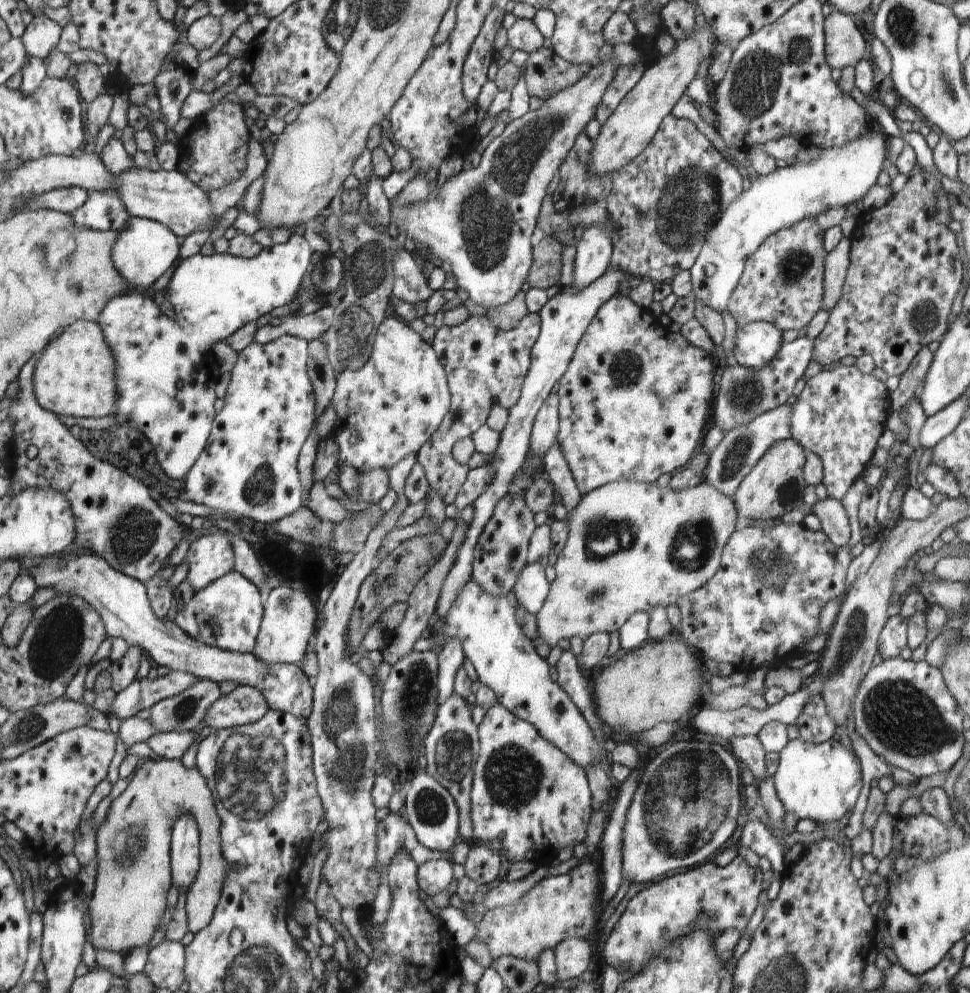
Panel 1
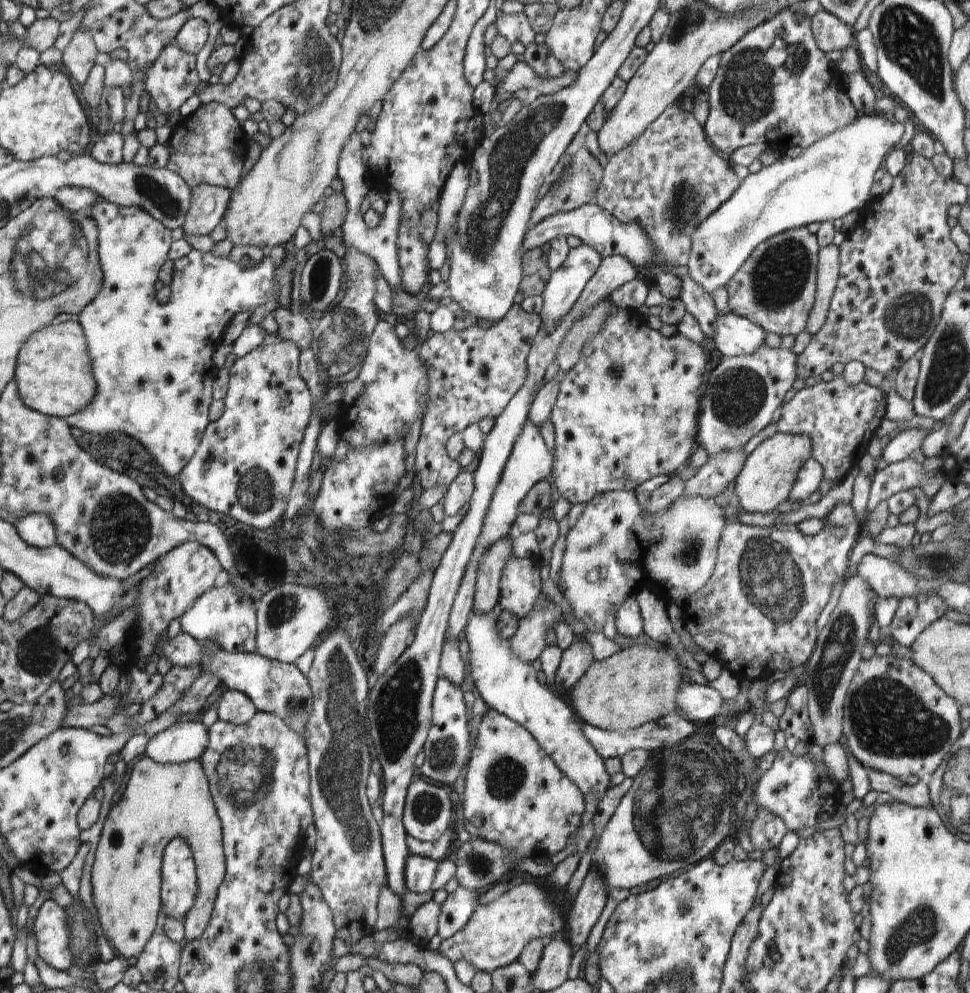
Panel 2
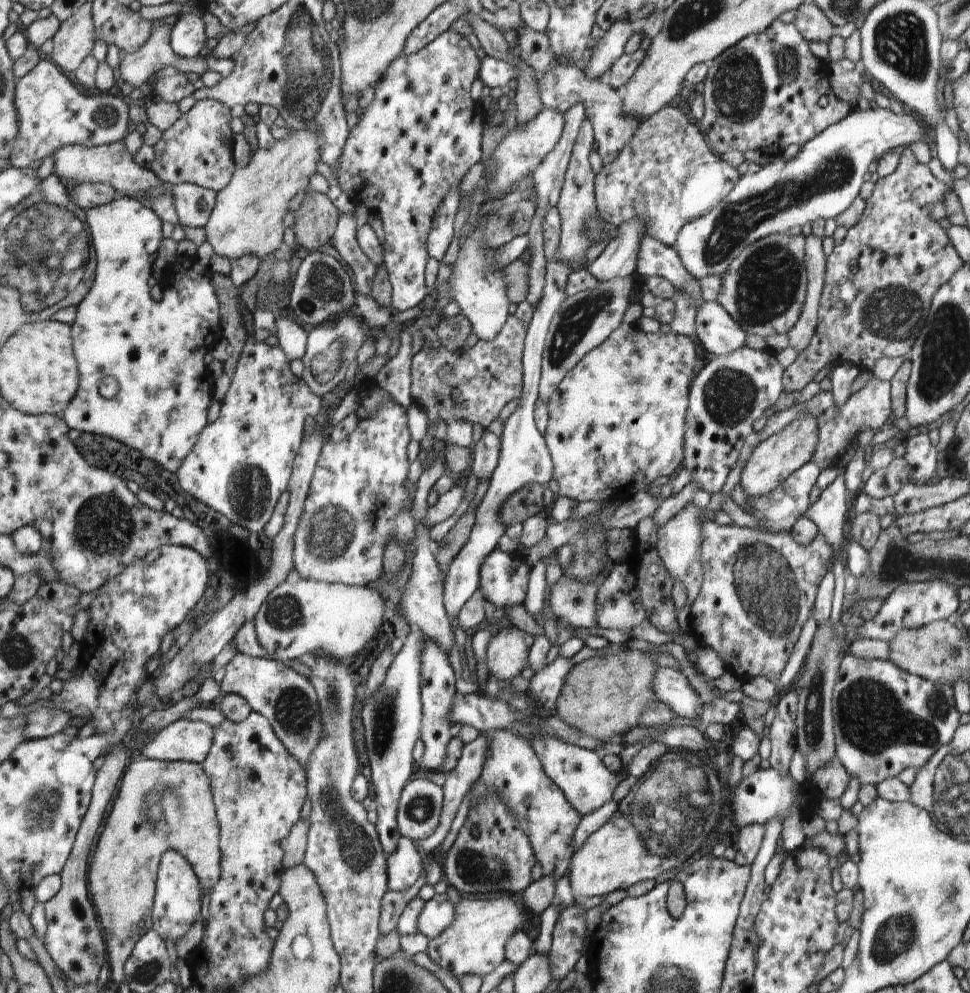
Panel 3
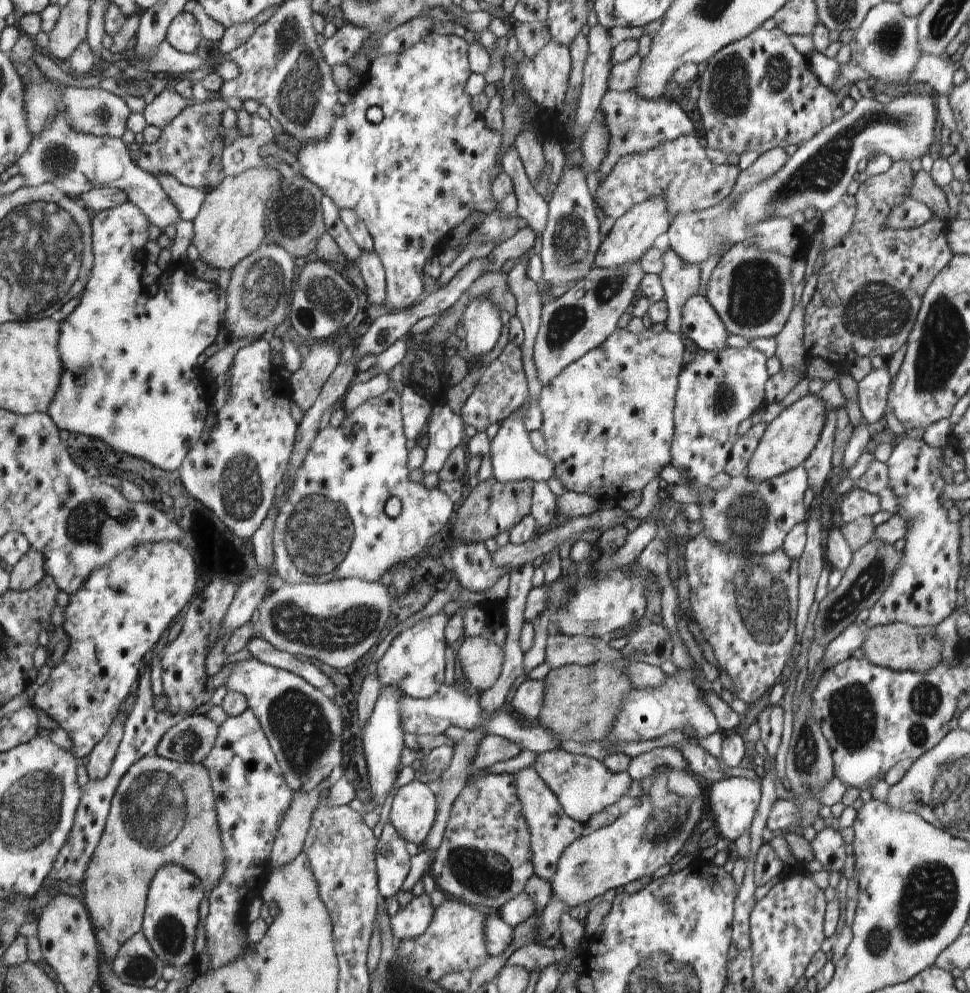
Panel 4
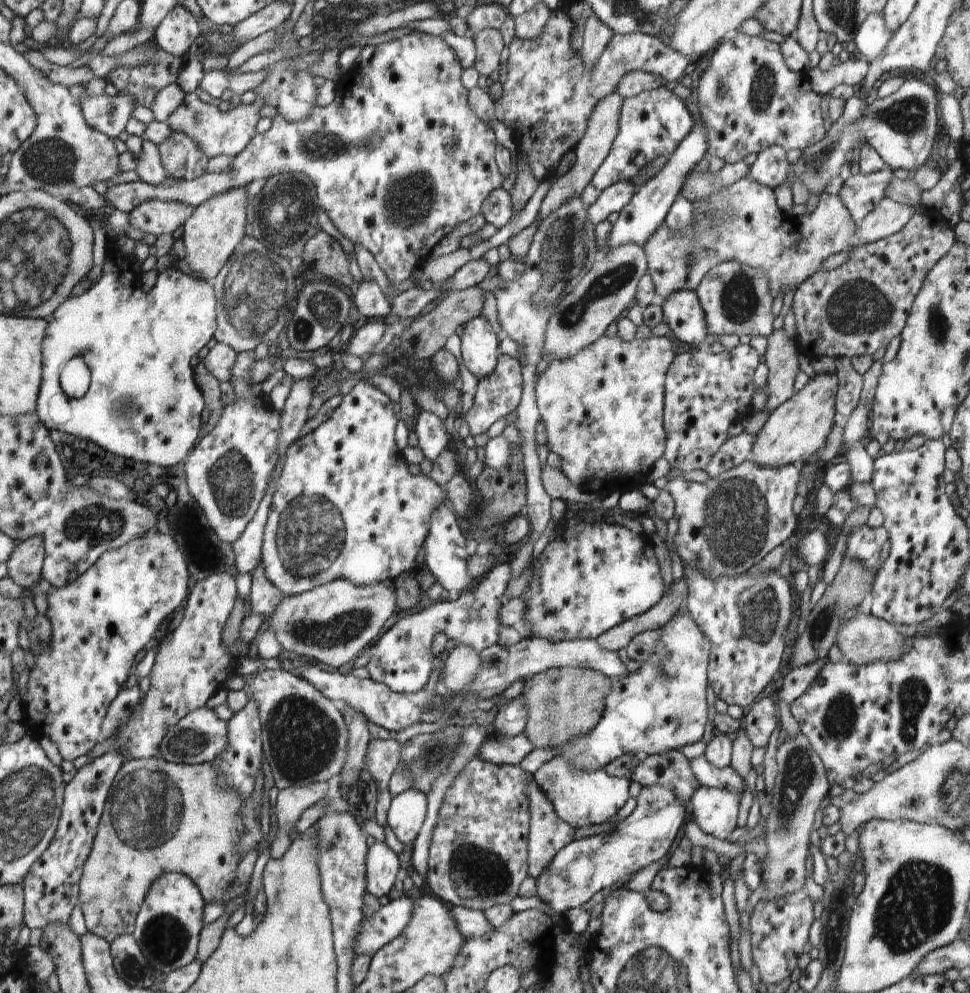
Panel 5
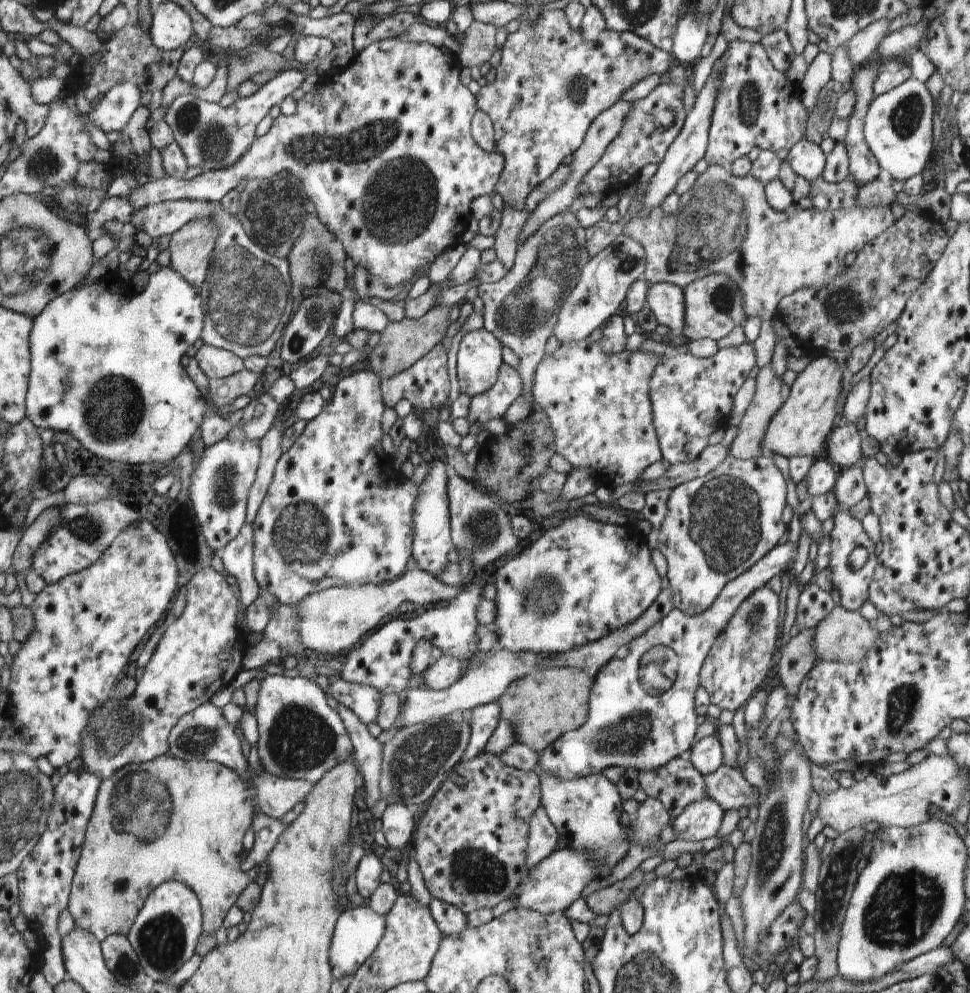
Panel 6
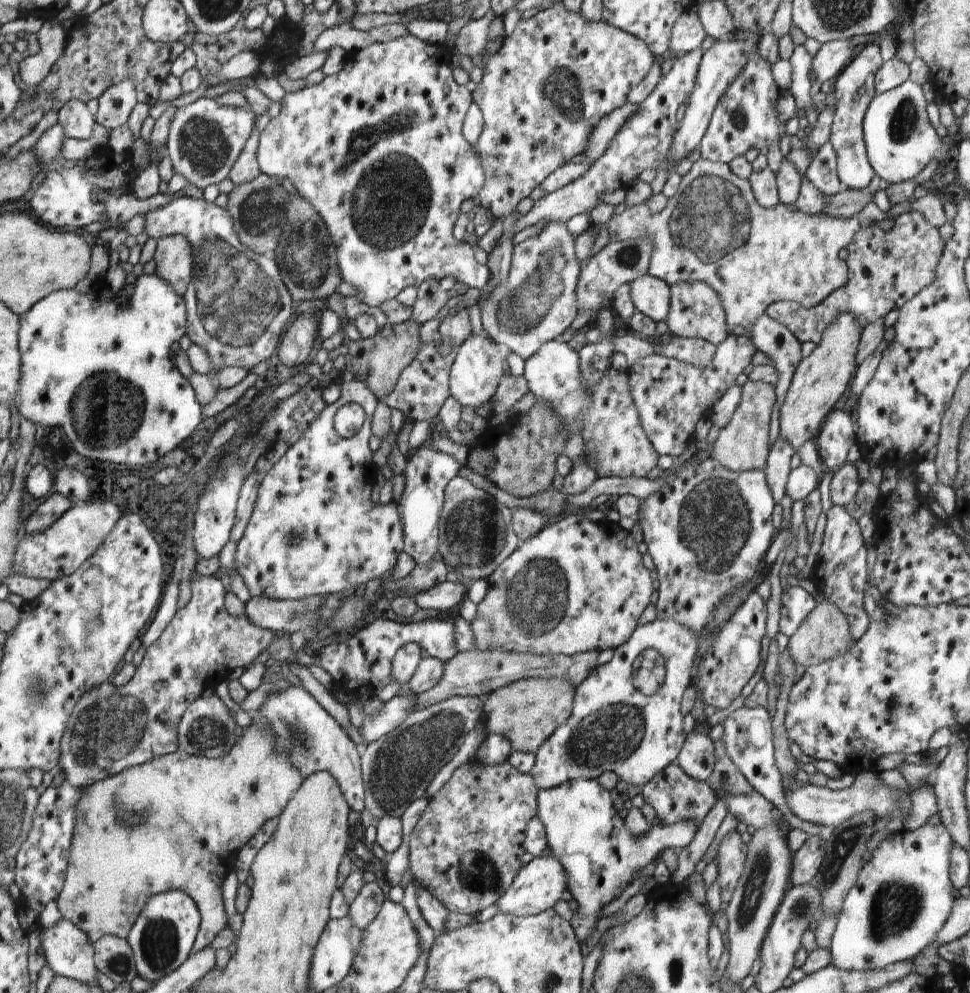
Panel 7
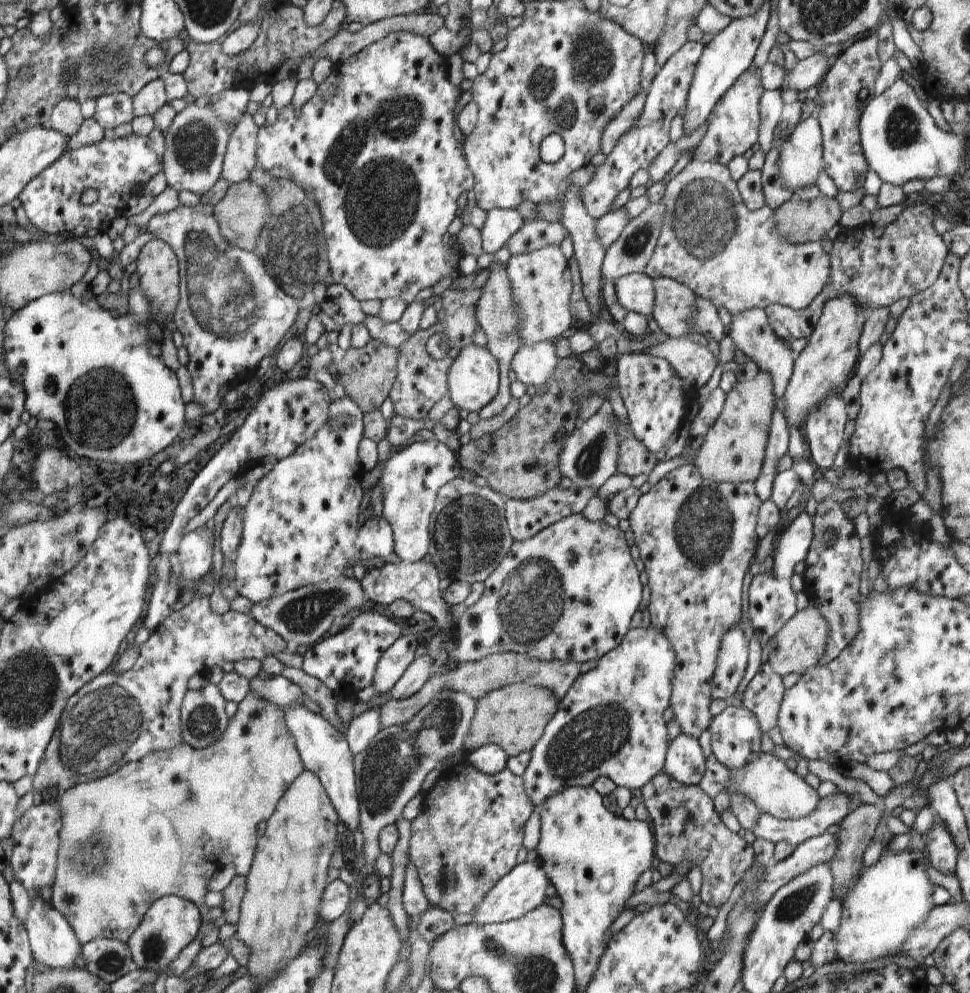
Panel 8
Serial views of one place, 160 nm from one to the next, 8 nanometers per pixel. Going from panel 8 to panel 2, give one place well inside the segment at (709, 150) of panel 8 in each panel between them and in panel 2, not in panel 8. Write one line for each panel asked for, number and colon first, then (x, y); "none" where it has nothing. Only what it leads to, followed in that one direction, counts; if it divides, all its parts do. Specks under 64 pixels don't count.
2: (774, 86)
3: (739, 114)
4: (758, 93)
5: (748, 98)
6: (756, 105)
7: (745, 117)

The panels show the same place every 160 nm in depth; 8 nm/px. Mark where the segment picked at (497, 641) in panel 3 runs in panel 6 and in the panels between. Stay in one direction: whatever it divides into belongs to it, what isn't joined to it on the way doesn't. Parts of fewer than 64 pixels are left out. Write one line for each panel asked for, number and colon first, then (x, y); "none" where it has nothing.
4: (479, 661)
5: (461, 665)
6: (445, 671)

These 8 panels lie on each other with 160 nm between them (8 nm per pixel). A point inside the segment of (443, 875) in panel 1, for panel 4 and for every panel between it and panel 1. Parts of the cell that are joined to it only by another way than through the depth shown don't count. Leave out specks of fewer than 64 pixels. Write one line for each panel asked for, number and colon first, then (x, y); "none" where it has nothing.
2: (419, 871)
3: (405, 865)
4: (393, 860)

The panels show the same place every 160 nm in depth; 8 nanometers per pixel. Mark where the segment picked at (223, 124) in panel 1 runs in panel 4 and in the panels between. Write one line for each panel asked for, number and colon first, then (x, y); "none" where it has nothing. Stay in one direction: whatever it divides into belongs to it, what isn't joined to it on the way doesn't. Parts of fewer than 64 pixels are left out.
2: (208, 146)
3: (197, 148)
4: (189, 149)

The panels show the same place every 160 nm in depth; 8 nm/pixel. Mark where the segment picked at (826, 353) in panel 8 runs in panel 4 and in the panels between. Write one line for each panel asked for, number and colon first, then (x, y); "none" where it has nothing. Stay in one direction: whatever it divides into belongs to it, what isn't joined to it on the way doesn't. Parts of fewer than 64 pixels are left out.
4: (790, 438)
5: (798, 428)
6: (801, 426)
7: (820, 379)

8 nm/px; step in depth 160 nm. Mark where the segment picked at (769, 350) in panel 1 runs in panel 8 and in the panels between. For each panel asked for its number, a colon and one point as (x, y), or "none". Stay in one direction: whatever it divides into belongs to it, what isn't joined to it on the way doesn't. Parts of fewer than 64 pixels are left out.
2: (732, 335)
3: (720, 335)
4: (700, 322)
5: (682, 311)
6: (666, 301)
7: (651, 296)
8: (635, 292)

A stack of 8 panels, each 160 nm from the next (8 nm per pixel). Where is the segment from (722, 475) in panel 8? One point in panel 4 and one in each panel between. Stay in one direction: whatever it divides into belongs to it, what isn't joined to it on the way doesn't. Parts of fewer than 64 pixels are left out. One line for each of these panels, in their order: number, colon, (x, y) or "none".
4: (790, 351)
5: (780, 357)
6: (748, 441)
7: (742, 445)

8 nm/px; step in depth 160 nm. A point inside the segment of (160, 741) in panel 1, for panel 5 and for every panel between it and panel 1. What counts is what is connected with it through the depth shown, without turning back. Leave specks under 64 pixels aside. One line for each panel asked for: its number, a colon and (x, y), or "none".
2: (184, 741)
3: (183, 740)
4: (191, 740)
5: (200, 736)

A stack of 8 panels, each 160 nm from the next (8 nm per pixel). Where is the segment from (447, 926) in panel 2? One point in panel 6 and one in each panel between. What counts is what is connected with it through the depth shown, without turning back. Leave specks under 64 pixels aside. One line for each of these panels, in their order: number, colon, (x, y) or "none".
3: (438, 913)
4: (416, 917)
5: (378, 929)
6: (359, 930)

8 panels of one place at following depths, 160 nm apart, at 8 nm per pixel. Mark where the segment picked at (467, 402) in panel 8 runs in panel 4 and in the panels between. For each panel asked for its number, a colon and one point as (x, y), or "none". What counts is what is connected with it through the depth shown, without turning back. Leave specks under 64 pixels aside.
4: (481, 319)
5: (479, 345)
6: (479, 358)
7: (478, 367)

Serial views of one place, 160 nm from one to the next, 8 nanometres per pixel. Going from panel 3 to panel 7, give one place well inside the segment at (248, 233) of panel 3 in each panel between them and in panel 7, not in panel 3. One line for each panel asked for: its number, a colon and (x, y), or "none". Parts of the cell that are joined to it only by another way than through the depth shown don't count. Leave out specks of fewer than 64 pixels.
4: (228, 228)
5: (213, 231)
6: (191, 247)
7: (175, 261)

